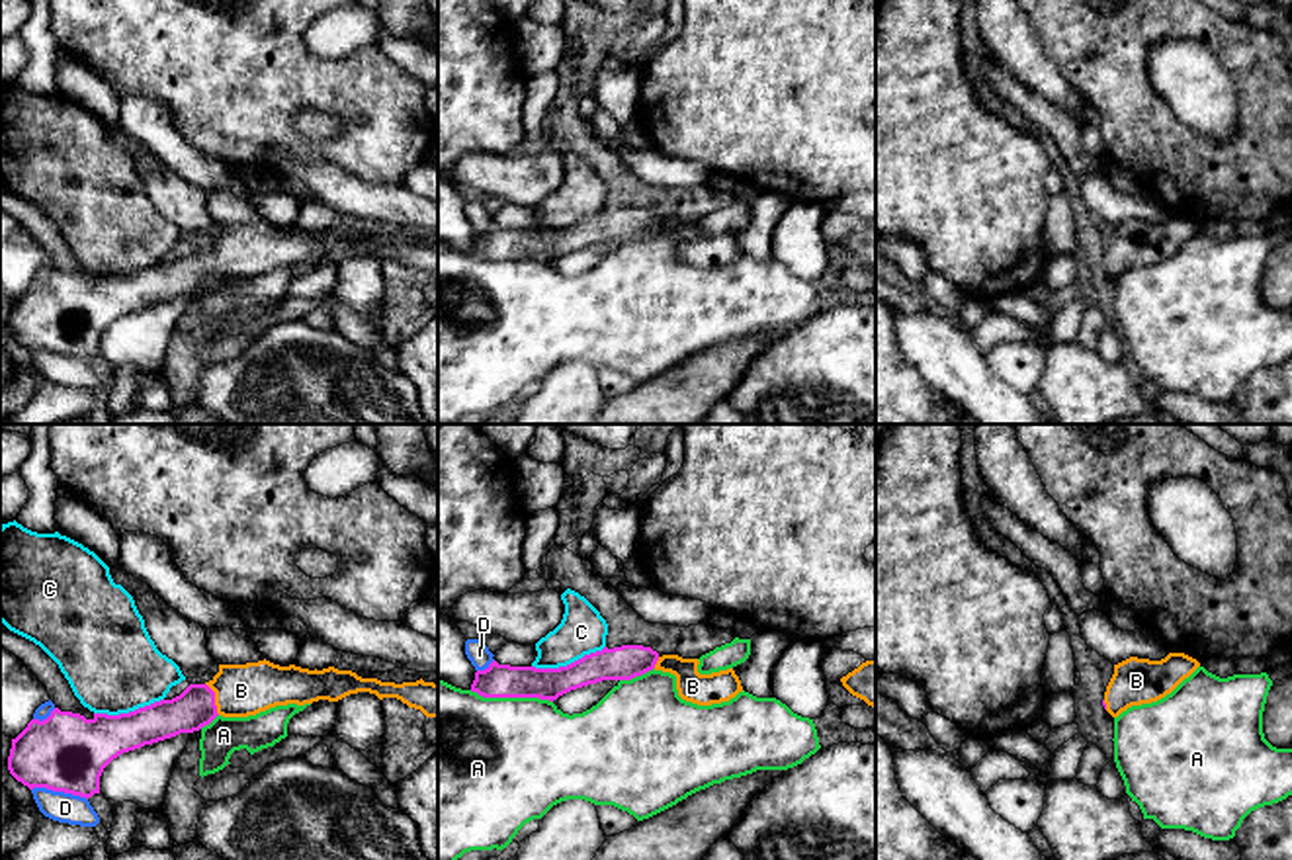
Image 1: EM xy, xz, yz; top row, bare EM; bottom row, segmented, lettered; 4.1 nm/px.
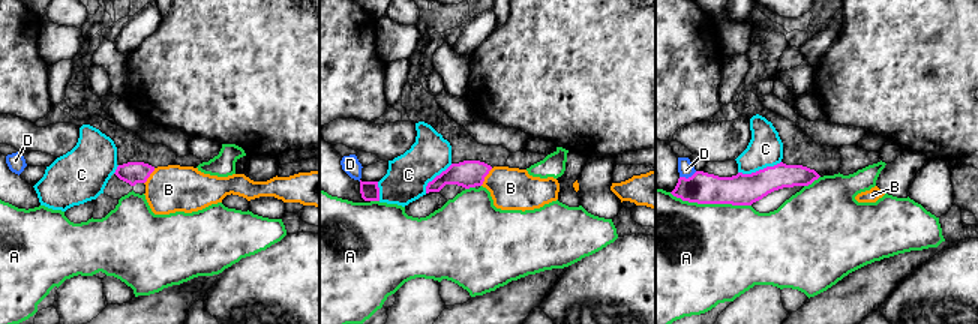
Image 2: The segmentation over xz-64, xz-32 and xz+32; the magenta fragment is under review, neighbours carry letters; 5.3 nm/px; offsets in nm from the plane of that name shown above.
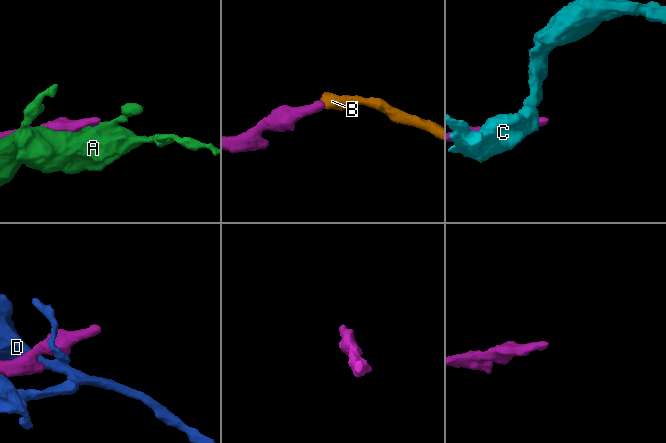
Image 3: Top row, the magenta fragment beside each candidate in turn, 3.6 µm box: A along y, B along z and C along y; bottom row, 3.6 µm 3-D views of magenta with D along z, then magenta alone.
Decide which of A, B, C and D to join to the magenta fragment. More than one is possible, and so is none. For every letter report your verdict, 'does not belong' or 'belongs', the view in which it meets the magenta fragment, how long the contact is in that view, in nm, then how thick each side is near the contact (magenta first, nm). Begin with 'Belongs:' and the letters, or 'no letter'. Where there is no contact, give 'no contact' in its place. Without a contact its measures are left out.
Belongs: B
A: does not belong; contact in xz; length 340 nm; calibres 140 and 500 nm
B: belongs; contact in xy; length 150 nm; calibres 170 and 220 nm
C: does not belong; contact in xz; length 320 nm; calibres 140 and 190 nm
D: does not belong; contact in xy; length 240 nm; calibres 320 and 130 nm

